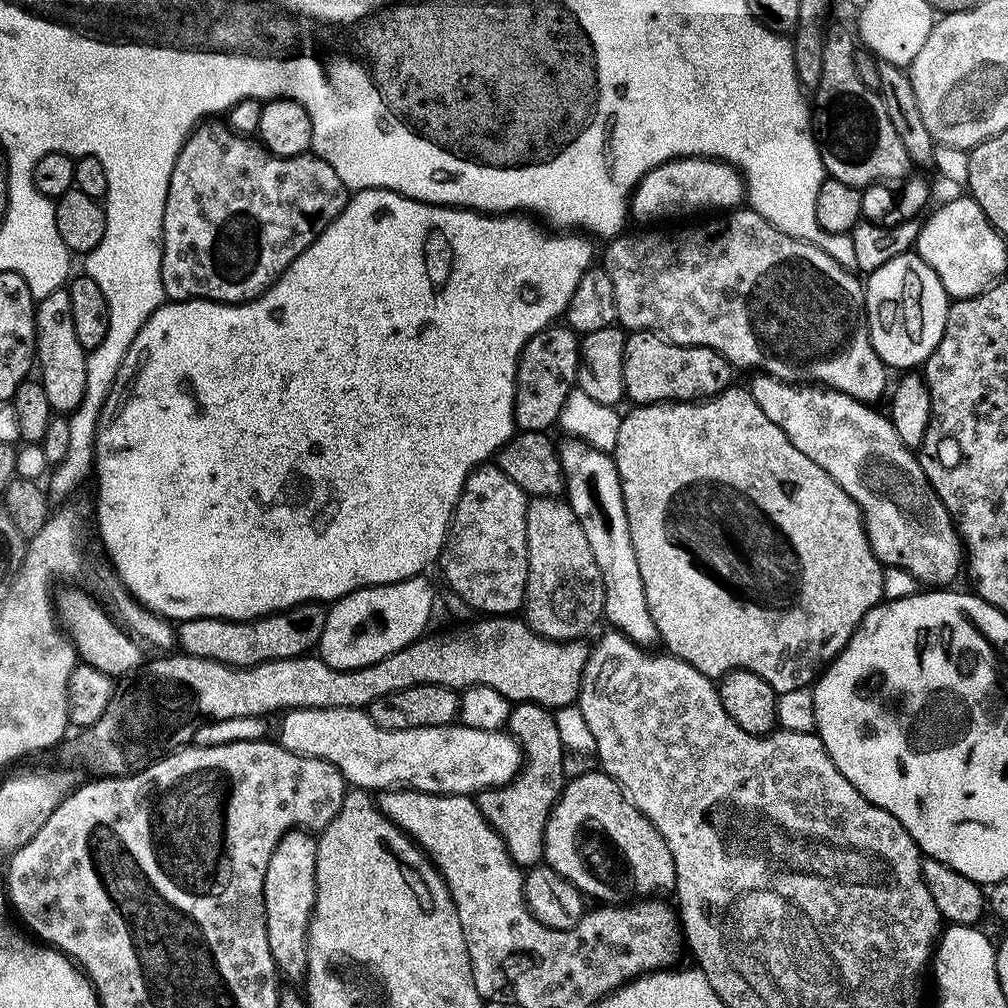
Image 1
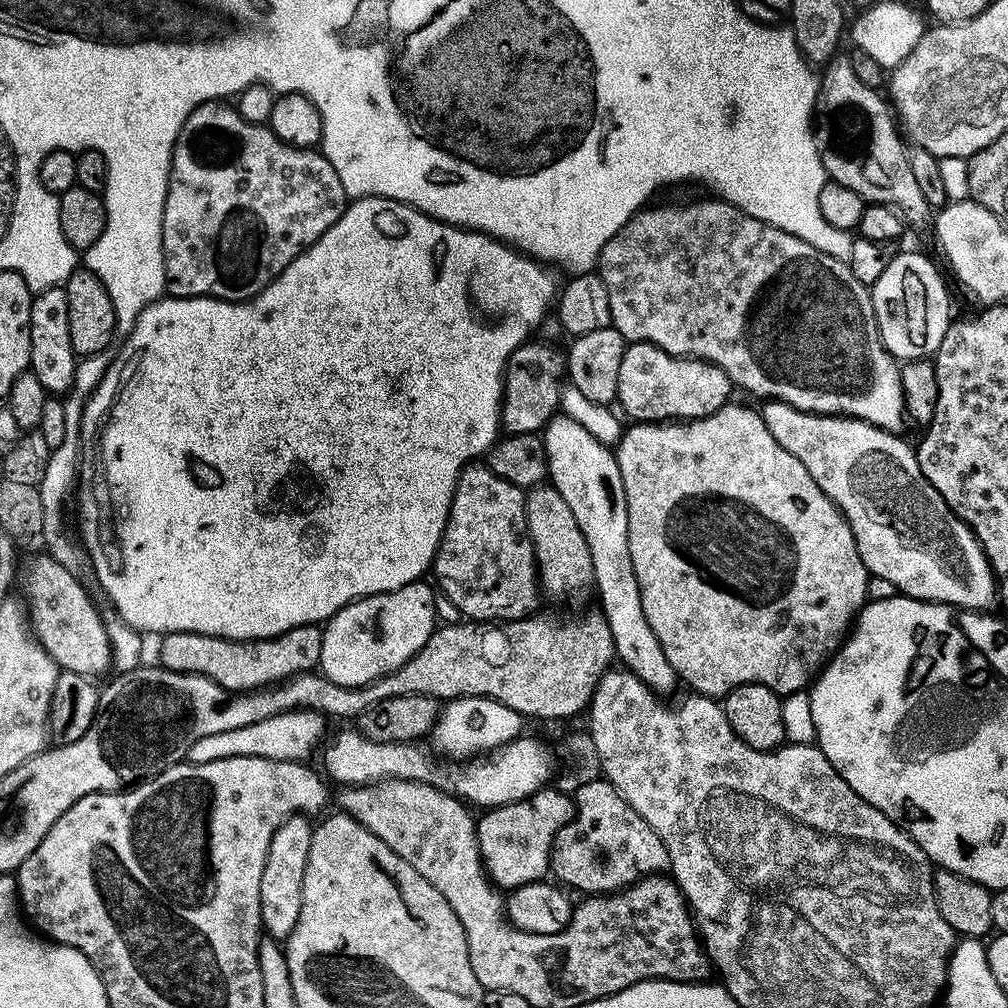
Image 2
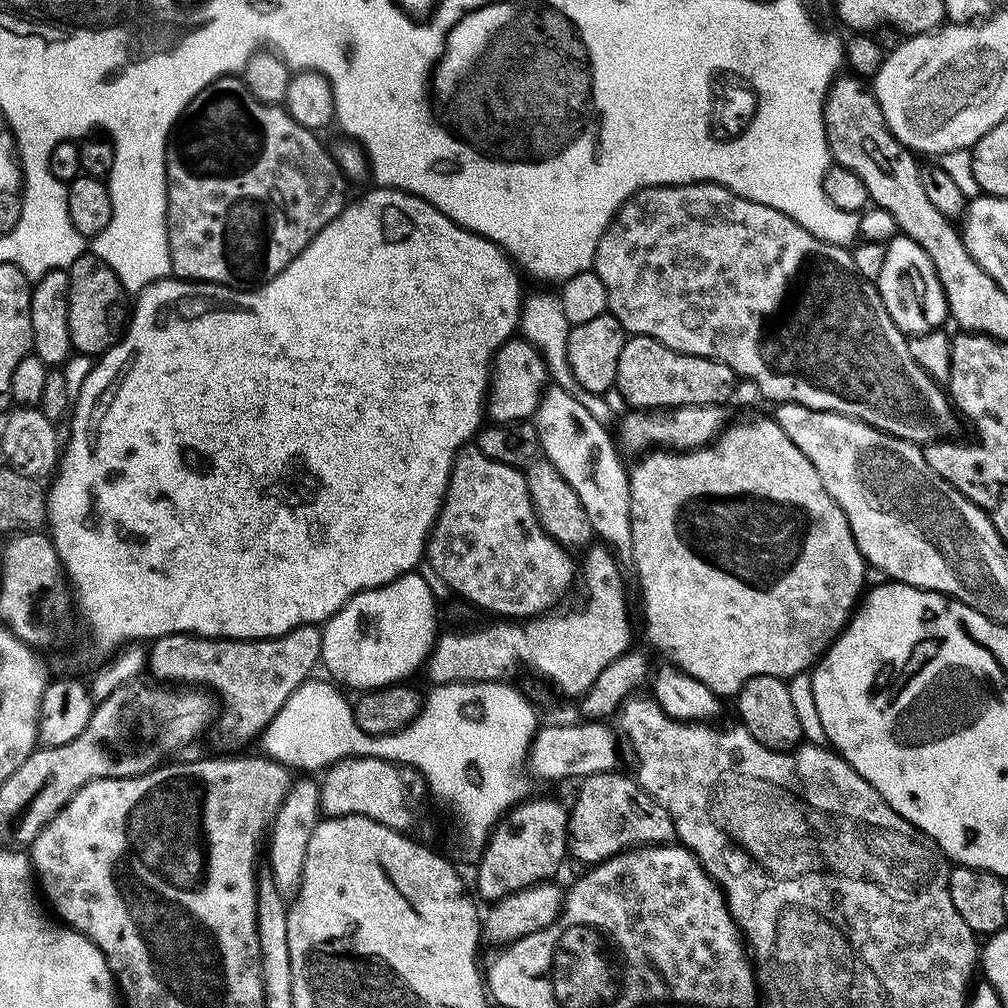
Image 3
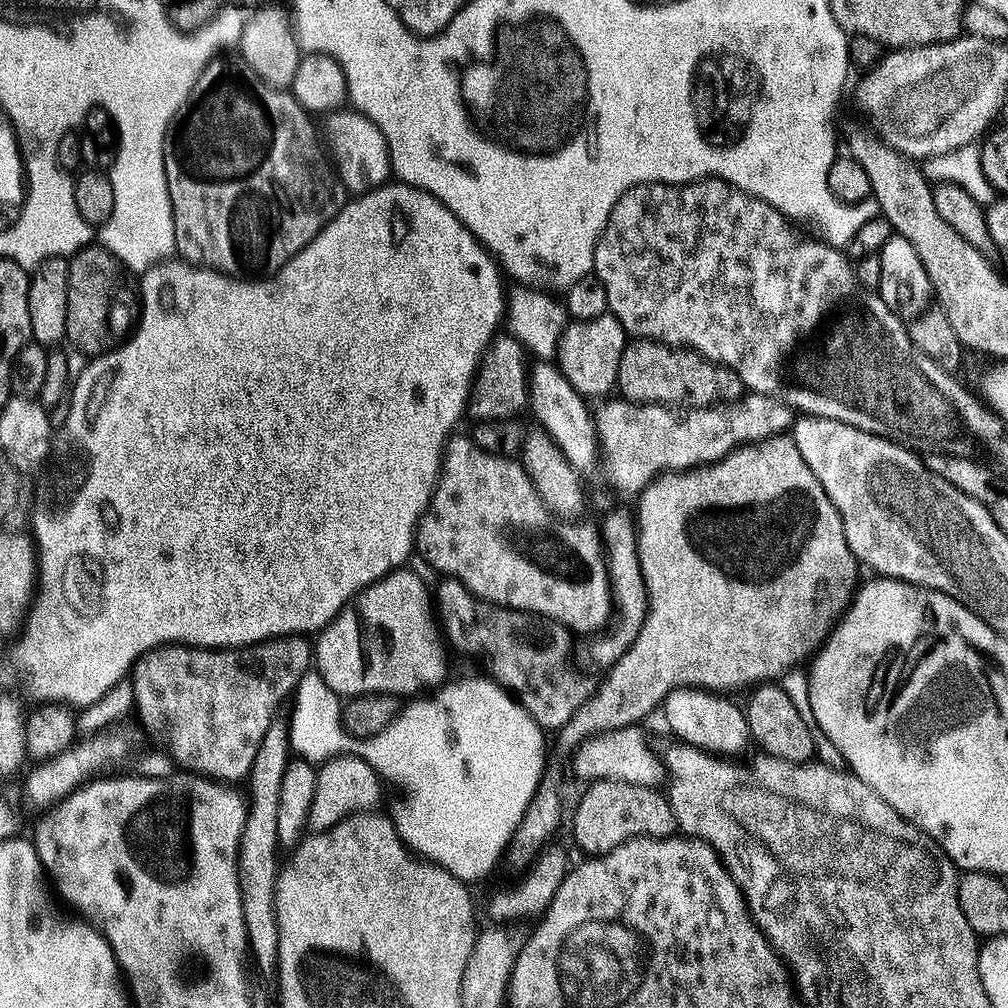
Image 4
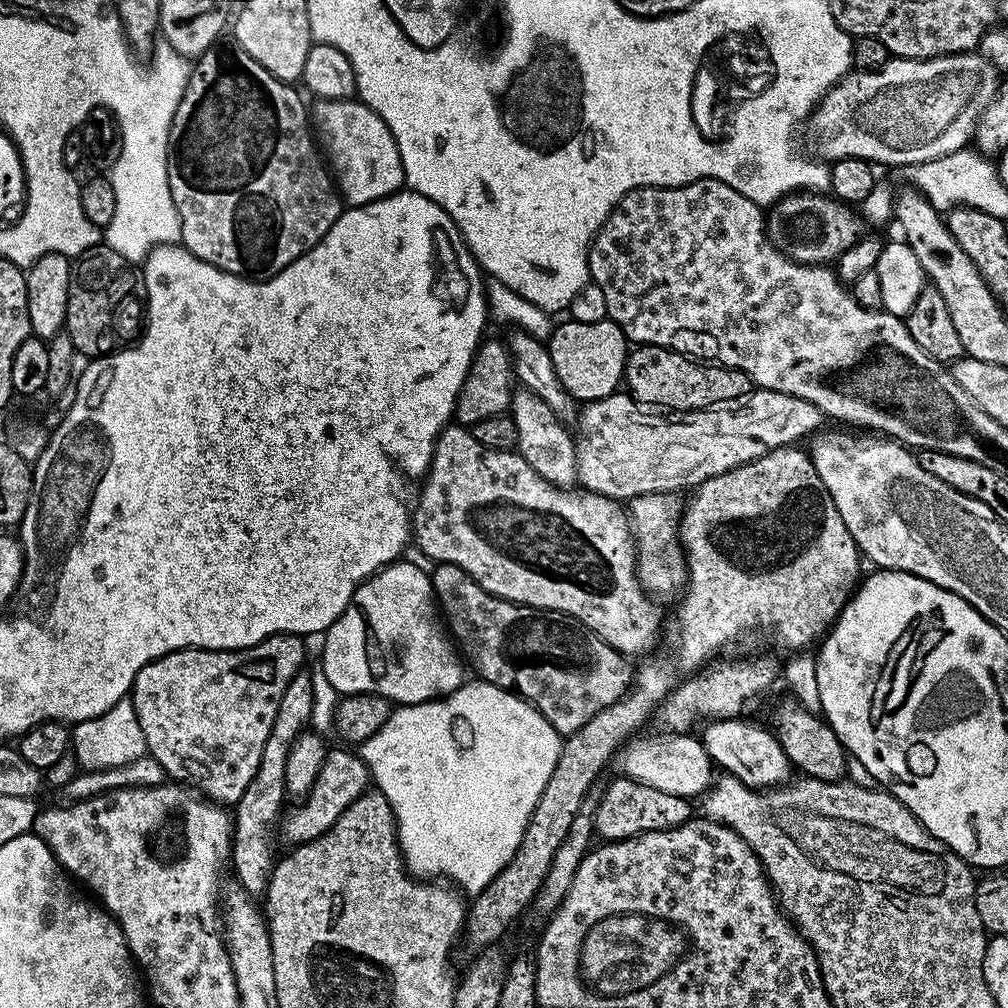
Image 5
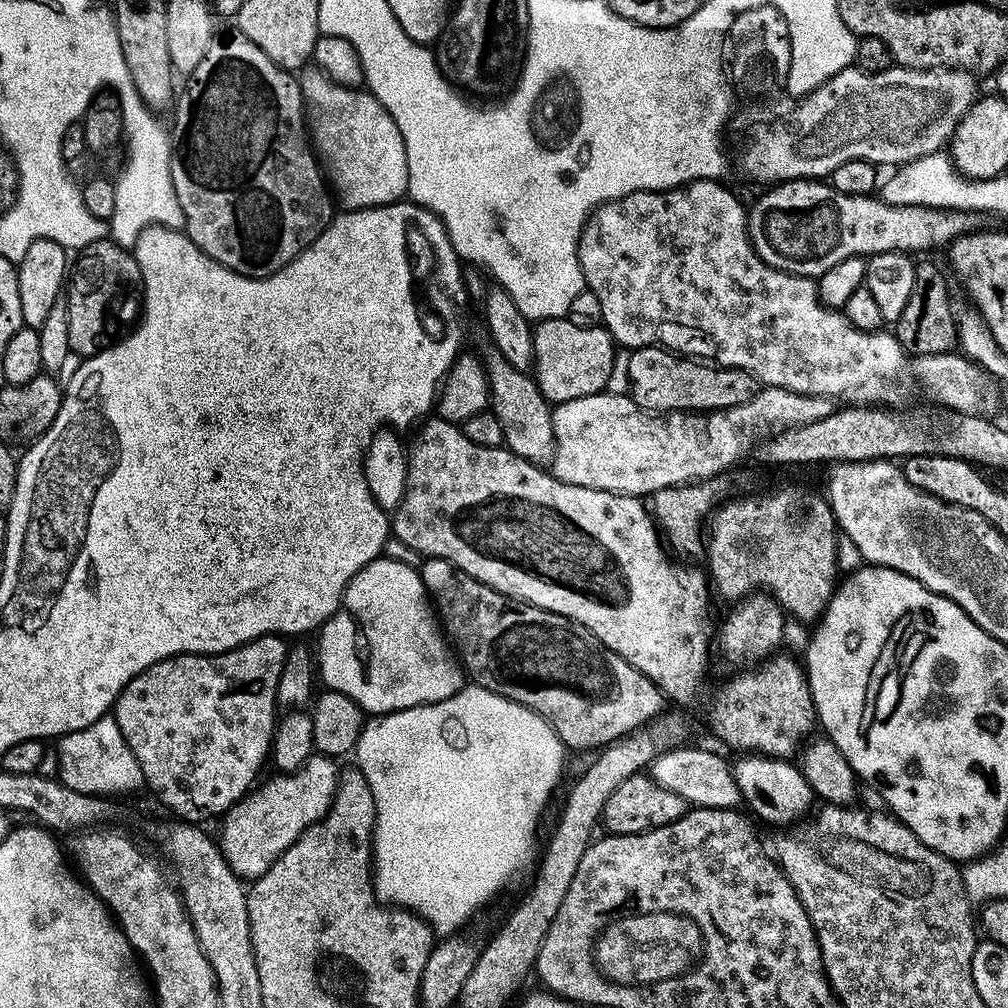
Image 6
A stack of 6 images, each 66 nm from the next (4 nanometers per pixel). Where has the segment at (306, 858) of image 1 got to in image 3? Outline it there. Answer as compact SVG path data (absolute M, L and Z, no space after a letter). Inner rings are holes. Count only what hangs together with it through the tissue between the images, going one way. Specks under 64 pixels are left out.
M297 779L276 811L266 836L269 868L267 871L272 877L276 891L284 898L291 897L300 886L302 862L306 862L306 845L310 843L310 834L314 834L314 826L320 823L321 819L319 783L315 779Z

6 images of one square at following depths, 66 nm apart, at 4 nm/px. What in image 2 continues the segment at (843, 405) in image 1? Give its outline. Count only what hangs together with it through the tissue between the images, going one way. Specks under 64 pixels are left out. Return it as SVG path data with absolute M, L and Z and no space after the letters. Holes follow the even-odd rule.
M769 399L765 408L762 408L762 415L766 426L774 434L774 438L780 441L780 445L788 452L792 452L803 464L807 470L816 479L816 484L821 490L827 494L837 505L840 511L844 513L844 517L848 520L848 525L852 528L854 538L858 539L858 534L862 536L870 536L874 534L874 544L876 548L886 546L892 552L892 562L894 564L882 564L882 574L879 579L884 582L897 584L899 591L905 596L912 596L915 600L934 600L938 602L938 582L942 578L952 578L954 582L966 582L966 594L968 590L974 592L974 598L970 602L962 602L959 607L965 610L982 610L982 592L986 590L986 584L998 584L998 577L992 571L992 562L988 558L988 554L983 543L976 541L977 533L974 531L968 521L962 519L951 506L944 501L942 494L932 485L929 480L922 474L920 463L916 457L916 448L908 445L903 435L895 432L888 432L885 428L879 428L877 424L871 424L868 420L860 420L855 416L845 416L843 414L821 414L818 412L806 412L802 408L795 408L792 404L787 404L785 400Z

